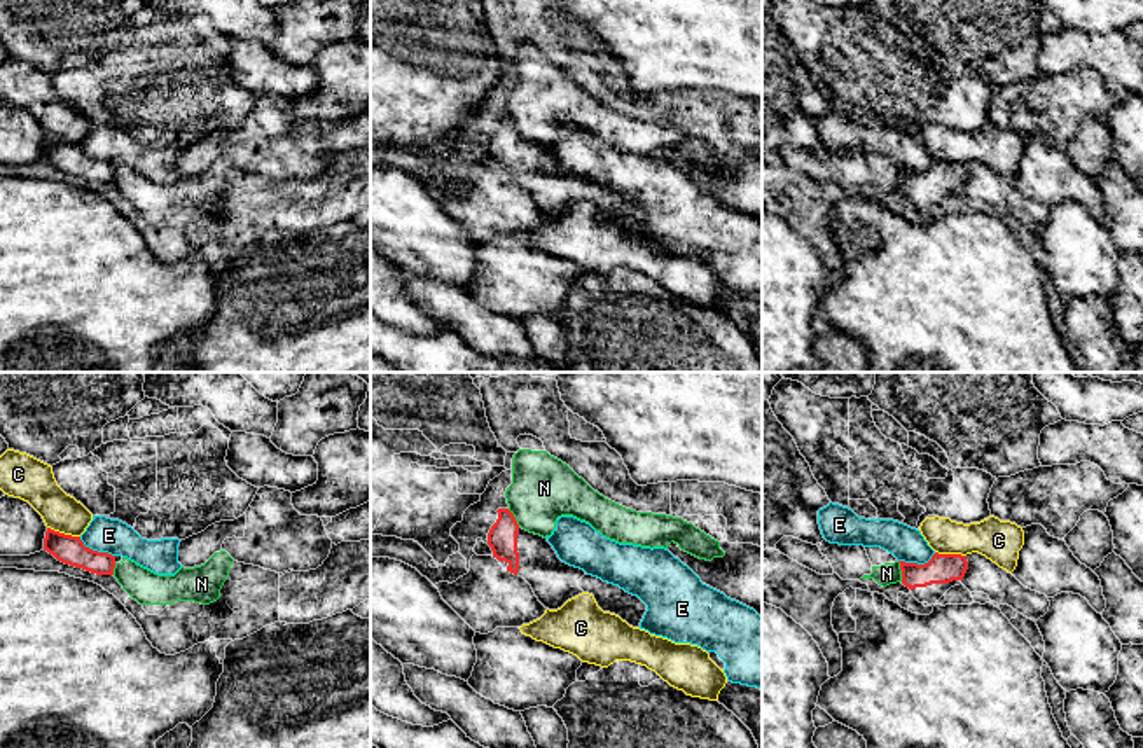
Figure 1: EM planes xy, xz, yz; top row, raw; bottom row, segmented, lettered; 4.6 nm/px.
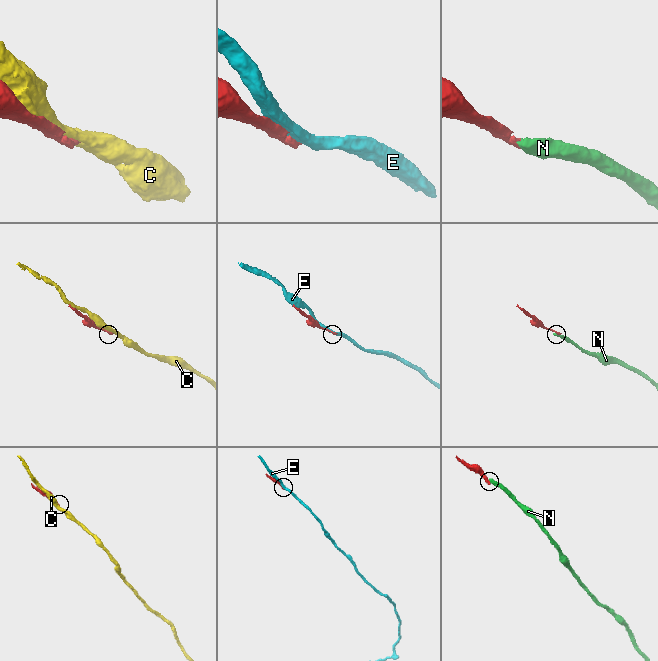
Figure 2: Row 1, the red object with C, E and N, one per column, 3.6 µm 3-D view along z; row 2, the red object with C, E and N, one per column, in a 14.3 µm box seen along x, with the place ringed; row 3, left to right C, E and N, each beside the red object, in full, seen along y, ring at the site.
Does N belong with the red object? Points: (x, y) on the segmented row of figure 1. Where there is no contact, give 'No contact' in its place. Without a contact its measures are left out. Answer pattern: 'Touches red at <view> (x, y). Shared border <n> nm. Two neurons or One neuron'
Touches red at yz (902, 572). Shared border 100 nm. Two neurons

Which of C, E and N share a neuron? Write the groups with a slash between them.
C / E / N

